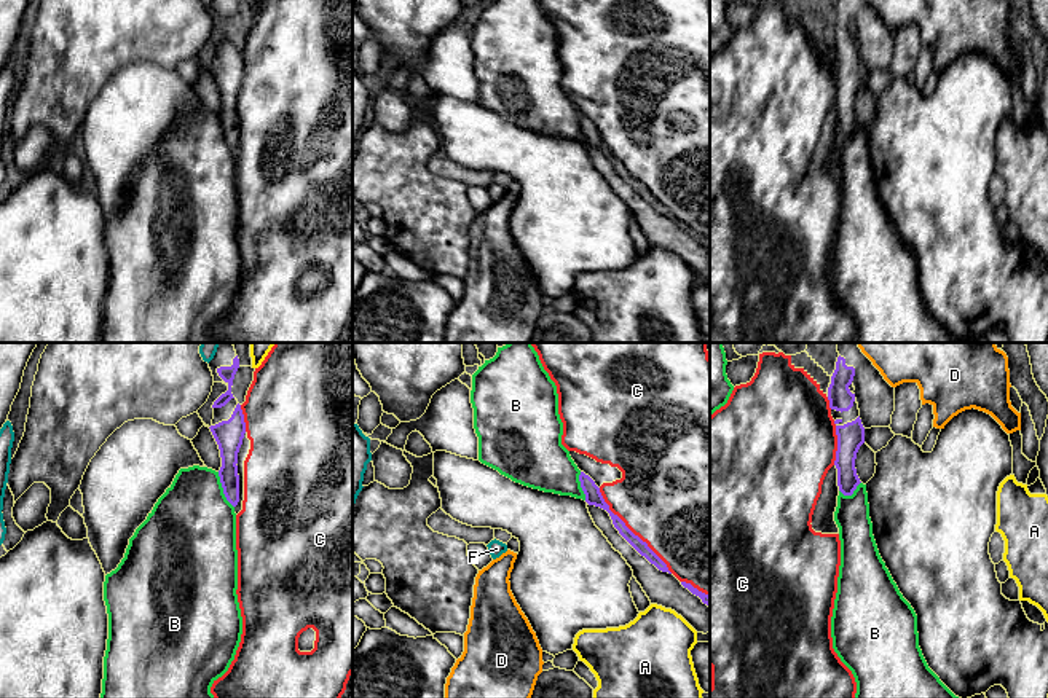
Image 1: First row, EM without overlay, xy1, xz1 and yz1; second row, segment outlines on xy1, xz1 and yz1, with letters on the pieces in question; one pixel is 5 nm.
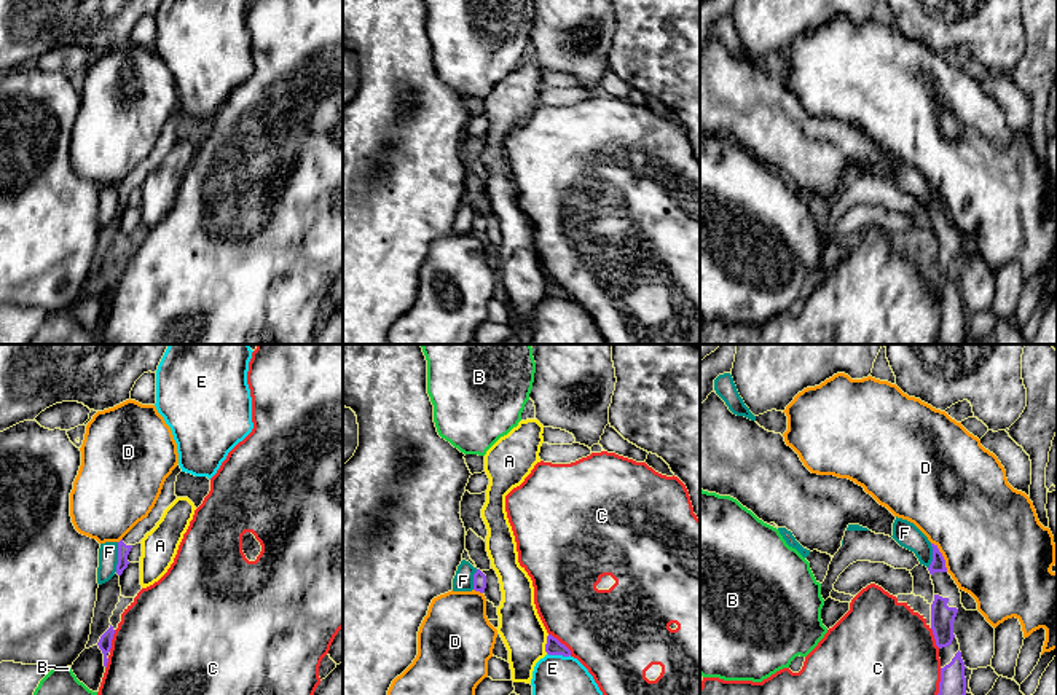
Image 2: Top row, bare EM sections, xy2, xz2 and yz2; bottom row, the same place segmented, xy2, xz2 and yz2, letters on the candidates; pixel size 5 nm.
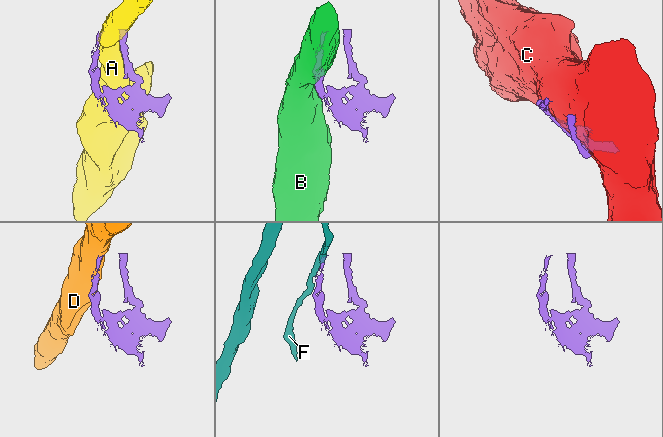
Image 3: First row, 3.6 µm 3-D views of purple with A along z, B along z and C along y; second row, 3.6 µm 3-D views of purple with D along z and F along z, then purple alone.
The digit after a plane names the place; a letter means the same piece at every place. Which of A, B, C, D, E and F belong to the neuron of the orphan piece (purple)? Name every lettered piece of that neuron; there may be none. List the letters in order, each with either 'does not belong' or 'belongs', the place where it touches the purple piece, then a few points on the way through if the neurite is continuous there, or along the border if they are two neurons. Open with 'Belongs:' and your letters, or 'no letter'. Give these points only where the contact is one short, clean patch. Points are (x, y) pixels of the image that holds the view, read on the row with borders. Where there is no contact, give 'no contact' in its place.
Belongs: no letter
A: does not belong; contact xz2 (546, 644)
B: does not belong; contact xy1 (224, 490); border xy1 (217, 472), (222, 493), (233, 507)
C: does not belong; contact xz1 (630, 531)
D: does not belong; contact yz2 (943, 557); border yz2 (931, 542), (941, 553), (947, 571)
E: does not belong; contact xz2 (558, 654)
F: does not belong; contact xy2 (118, 557); border xy2 (118, 542), (115, 571)

